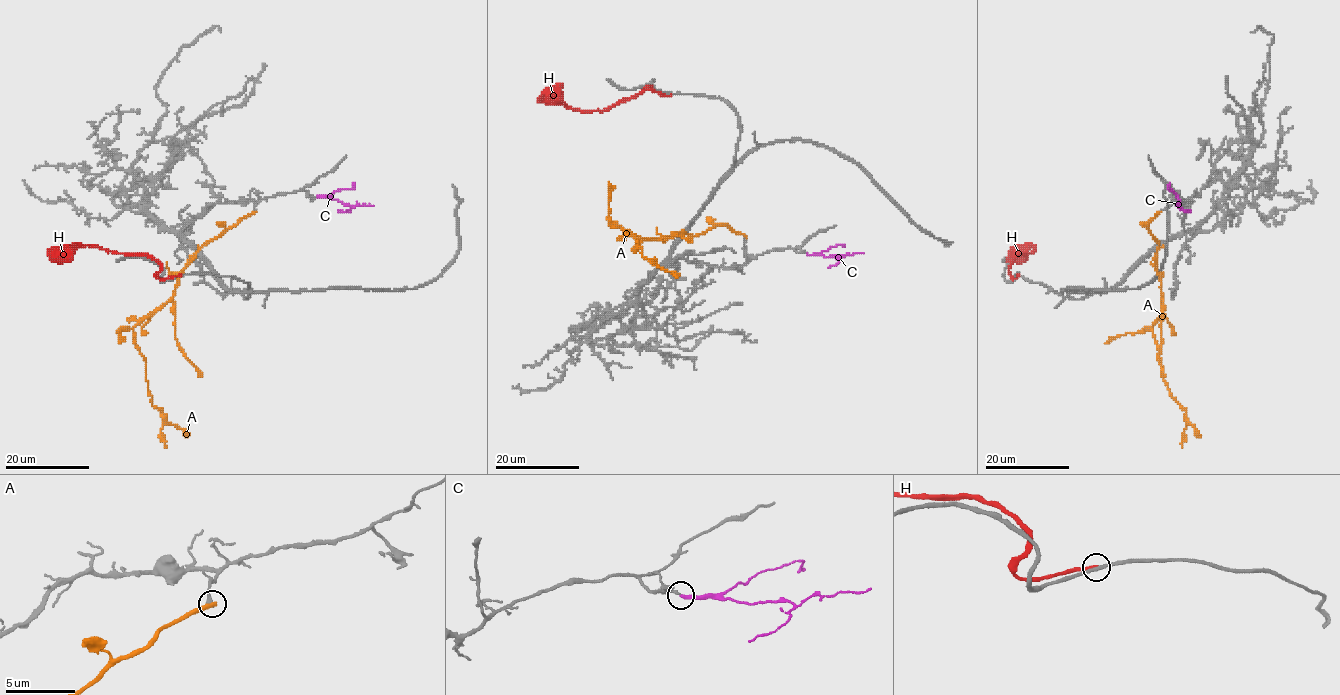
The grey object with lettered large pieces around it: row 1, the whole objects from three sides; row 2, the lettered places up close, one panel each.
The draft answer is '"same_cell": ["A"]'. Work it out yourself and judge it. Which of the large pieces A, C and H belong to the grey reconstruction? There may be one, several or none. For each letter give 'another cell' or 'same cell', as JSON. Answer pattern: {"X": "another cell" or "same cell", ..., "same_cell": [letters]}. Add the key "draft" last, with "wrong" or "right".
{"A": "another cell", "C": "same cell", "H": "another cell", "same_cell": ["C"], "draft": "wrong"}

